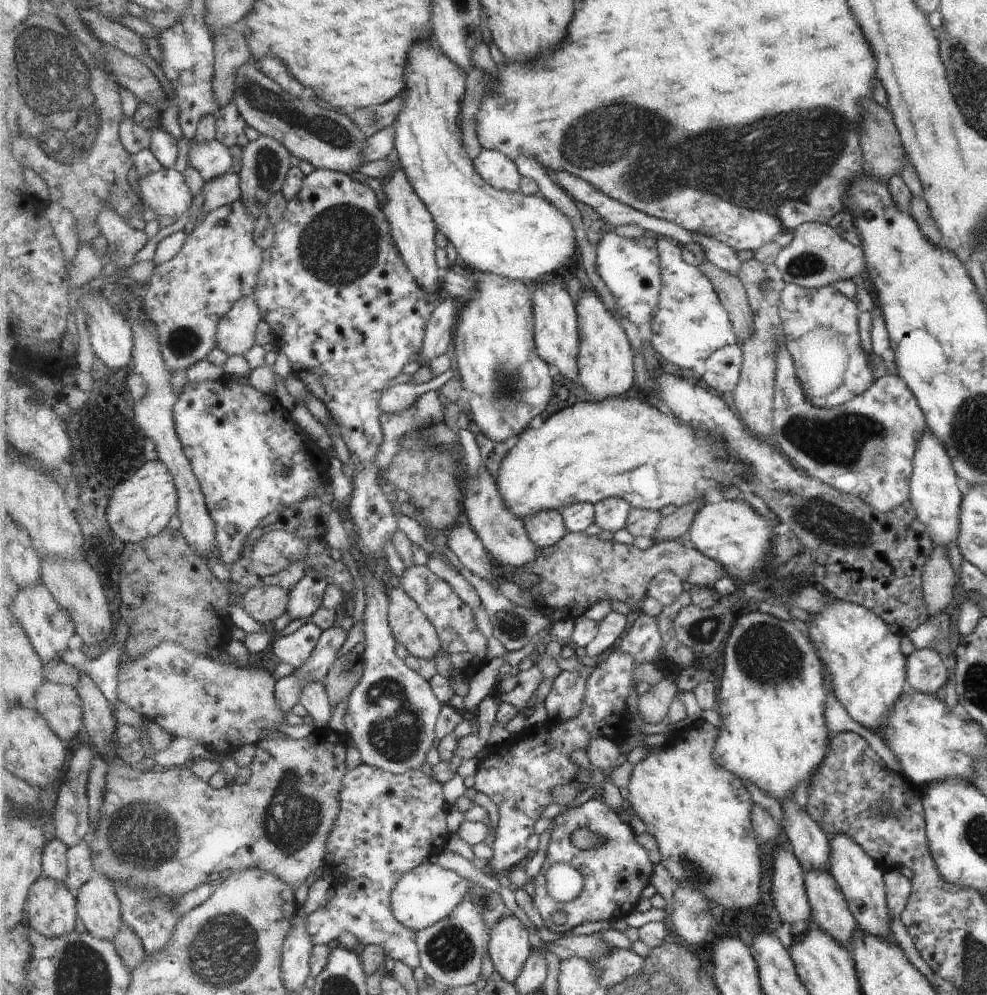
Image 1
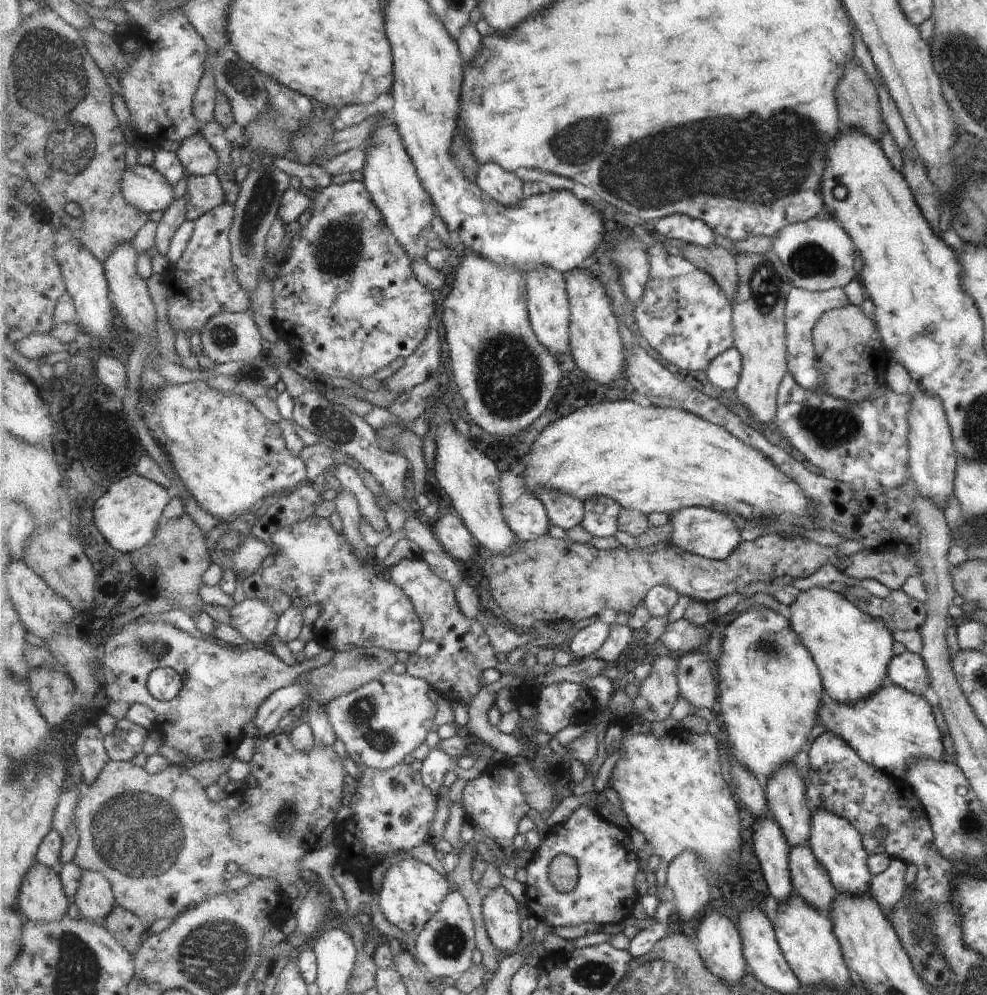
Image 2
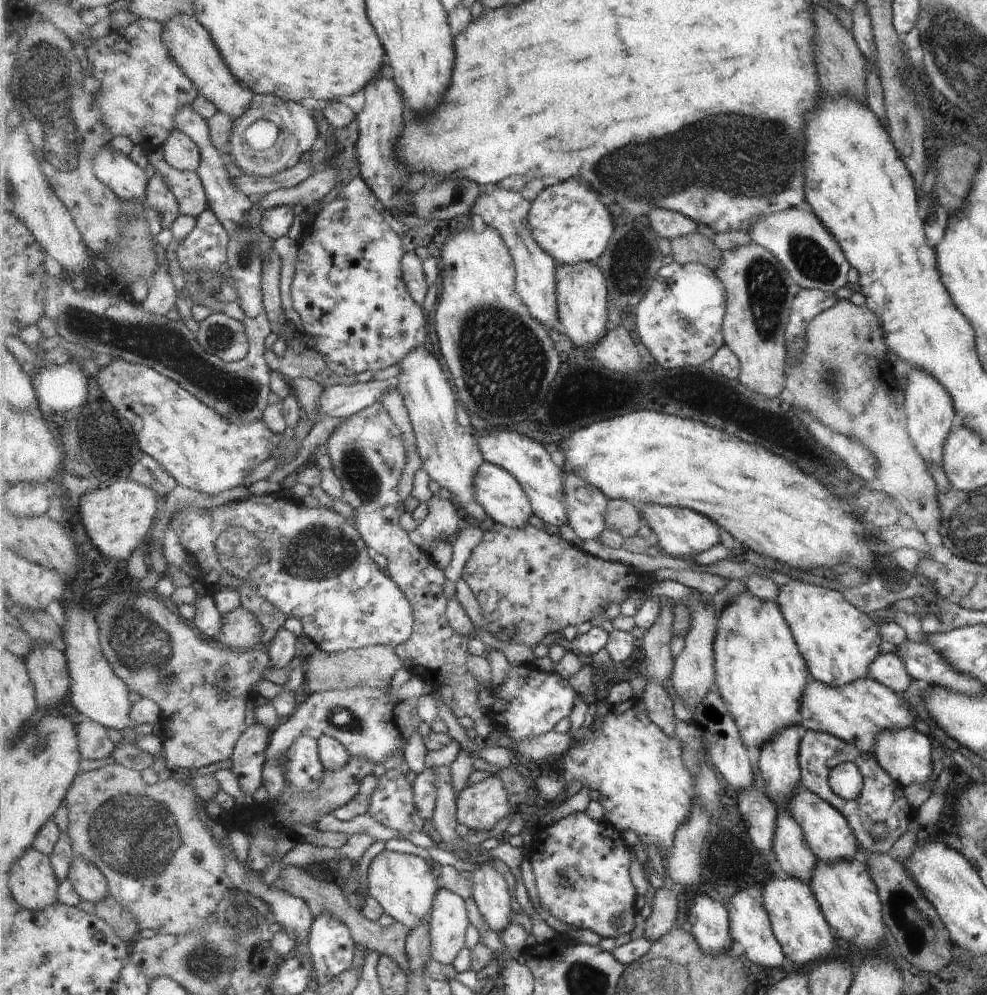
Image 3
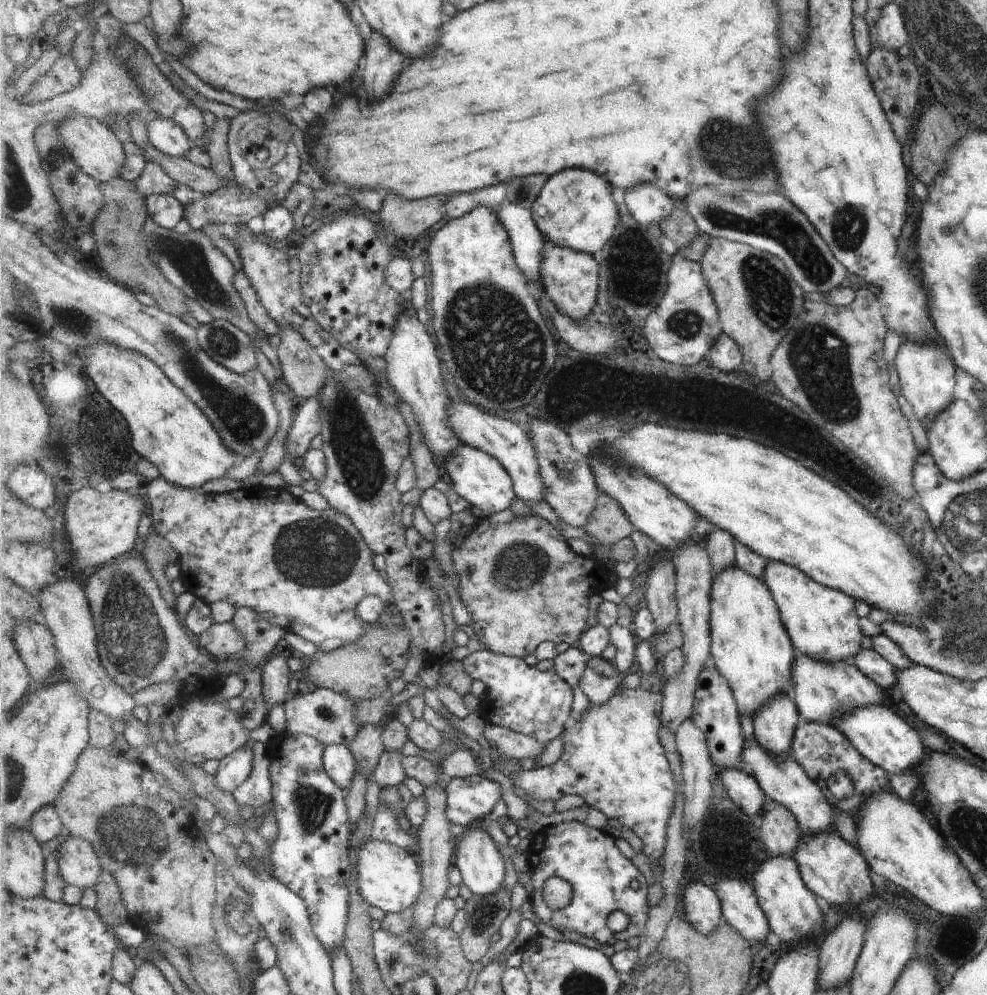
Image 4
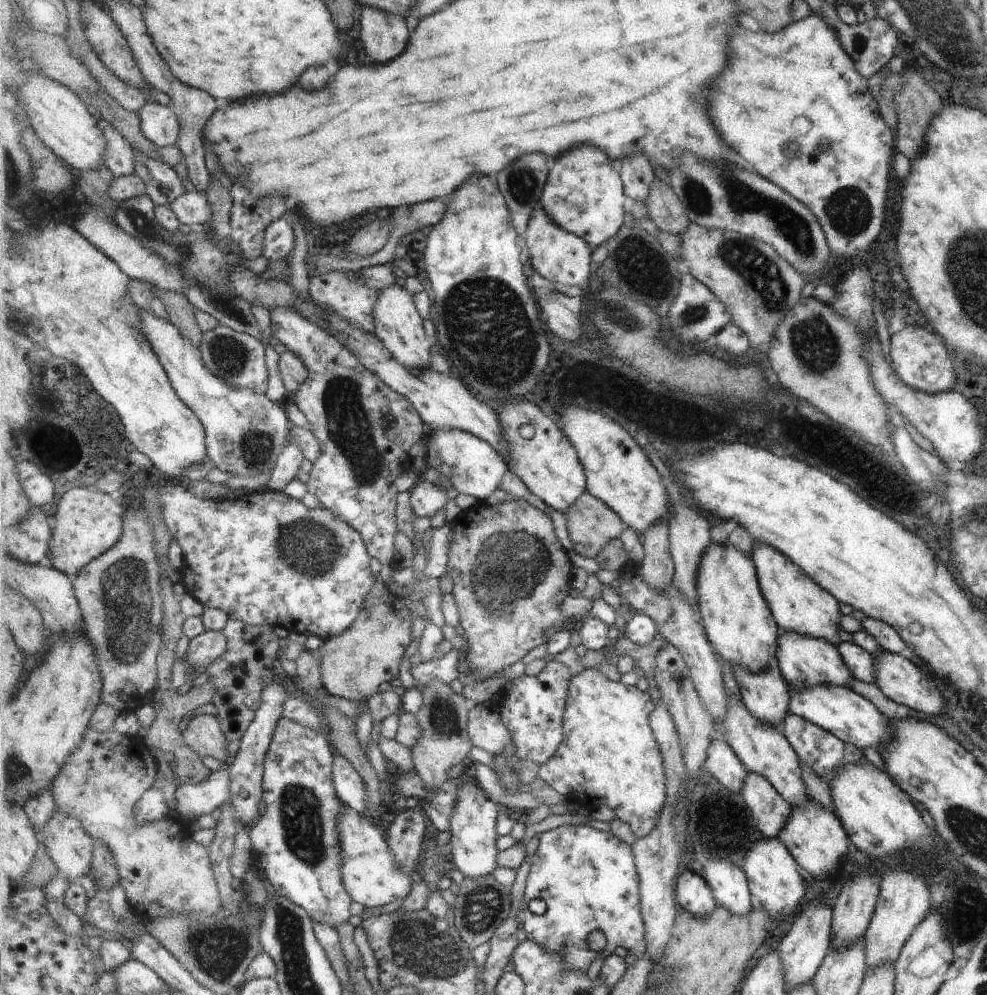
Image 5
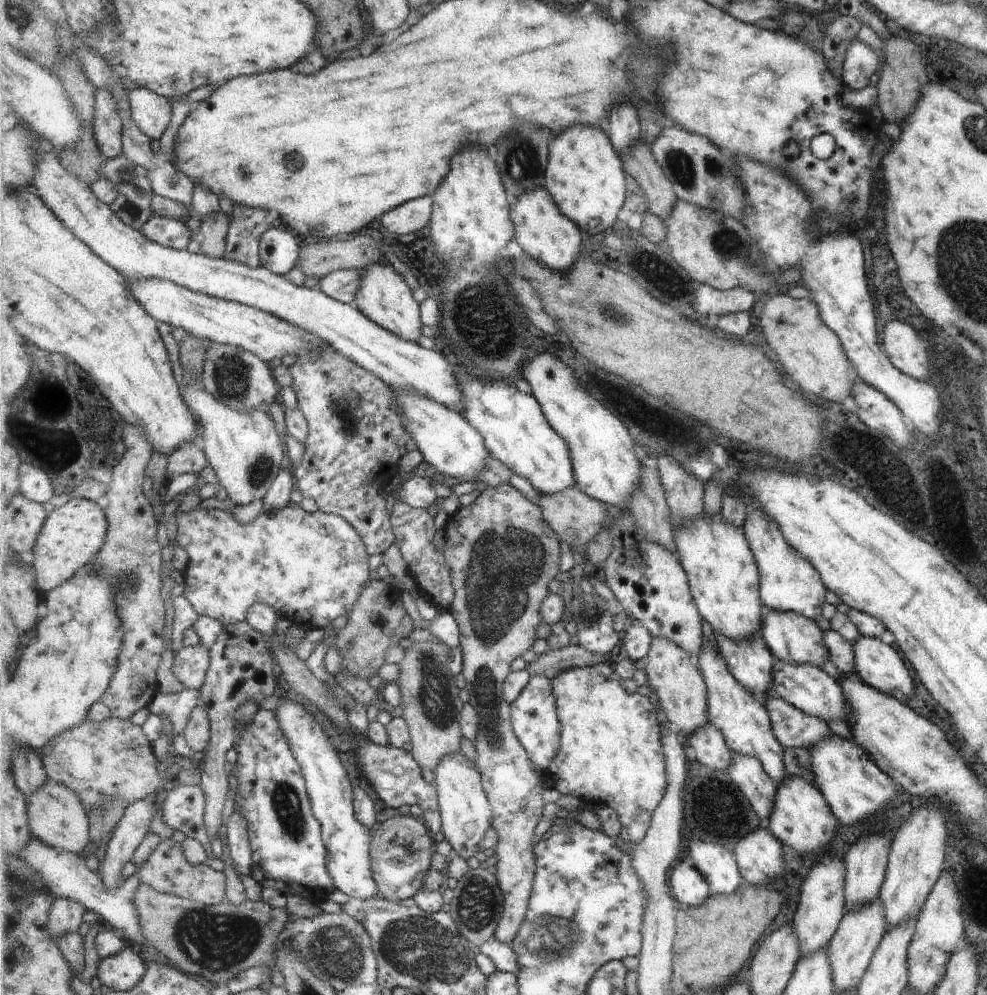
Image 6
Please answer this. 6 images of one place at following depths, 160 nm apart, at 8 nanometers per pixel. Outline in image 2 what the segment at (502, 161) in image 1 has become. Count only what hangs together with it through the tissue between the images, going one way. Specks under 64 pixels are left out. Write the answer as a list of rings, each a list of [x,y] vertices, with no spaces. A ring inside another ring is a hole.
[[[499,163],[481,165],[476,184],[499,204],[509,208],[518,207],[526,198],[524,182]]]

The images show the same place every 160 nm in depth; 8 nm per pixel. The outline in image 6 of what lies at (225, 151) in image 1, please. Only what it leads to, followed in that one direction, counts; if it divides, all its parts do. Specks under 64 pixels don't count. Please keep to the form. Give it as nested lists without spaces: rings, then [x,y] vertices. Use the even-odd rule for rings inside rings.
[[[139,87],[128,94],[135,124],[151,140],[160,140],[171,124],[173,109],[170,100],[148,88]]]

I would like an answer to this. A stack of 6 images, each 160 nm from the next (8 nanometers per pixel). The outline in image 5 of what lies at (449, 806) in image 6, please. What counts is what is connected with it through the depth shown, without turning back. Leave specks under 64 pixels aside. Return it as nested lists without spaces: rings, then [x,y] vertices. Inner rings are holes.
[[[471,774],[471,778],[475,781],[467,781],[463,783],[458,790],[456,798],[456,807],[451,815],[451,822],[449,831],[452,834],[448,849],[452,854],[451,867],[457,868],[461,873],[467,877],[484,877],[491,875],[491,872],[498,866],[497,855],[499,848],[497,848],[497,821],[503,808],[477,785],[476,779]]]

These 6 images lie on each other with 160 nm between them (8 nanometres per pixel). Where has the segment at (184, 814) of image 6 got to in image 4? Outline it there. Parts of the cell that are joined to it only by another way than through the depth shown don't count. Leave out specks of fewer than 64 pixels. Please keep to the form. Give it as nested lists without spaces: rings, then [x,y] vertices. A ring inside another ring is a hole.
[[[251,749],[238,750],[220,761],[215,780],[221,790],[233,793],[251,776],[251,770],[253,770],[253,752]]]

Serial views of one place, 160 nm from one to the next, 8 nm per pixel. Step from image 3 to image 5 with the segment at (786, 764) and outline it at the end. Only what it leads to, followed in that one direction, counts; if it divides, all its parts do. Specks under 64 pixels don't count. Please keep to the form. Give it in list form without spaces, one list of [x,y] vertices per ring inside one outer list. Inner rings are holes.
[[[739,663],[731,669],[747,708],[760,721],[780,728],[789,707],[789,684],[782,671],[771,667],[752,671]]]

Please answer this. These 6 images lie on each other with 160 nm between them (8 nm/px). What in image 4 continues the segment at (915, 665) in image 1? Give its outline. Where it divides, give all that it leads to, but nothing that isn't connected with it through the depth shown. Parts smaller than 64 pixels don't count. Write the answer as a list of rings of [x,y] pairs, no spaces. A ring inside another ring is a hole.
[[[859,649],[857,654],[849,658],[859,672],[881,689],[891,689],[894,686],[895,668],[884,658],[871,649]]]

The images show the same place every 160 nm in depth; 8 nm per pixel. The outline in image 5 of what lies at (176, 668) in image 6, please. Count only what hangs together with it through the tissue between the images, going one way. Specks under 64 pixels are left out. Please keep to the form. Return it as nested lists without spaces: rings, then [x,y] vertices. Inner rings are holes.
[[[205,631],[192,638],[185,653],[188,664],[198,676],[225,654],[228,640],[223,631]]]

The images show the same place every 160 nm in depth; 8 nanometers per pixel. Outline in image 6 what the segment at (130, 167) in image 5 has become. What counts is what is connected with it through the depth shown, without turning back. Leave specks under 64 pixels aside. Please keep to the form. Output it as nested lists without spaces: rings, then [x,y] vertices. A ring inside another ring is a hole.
[[[110,88],[96,90],[95,112],[95,116],[89,123],[94,129],[97,147],[106,159],[123,155],[123,121],[114,92]]]

